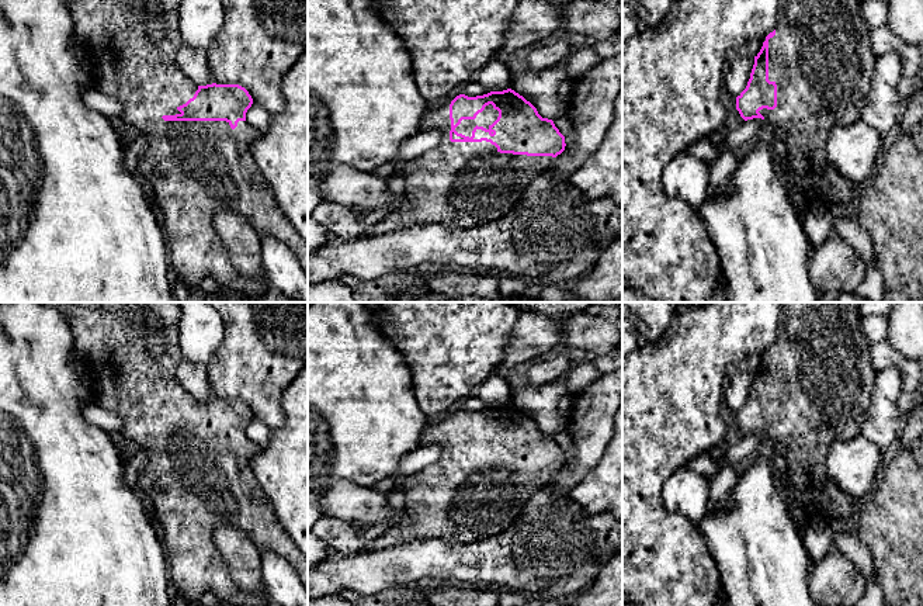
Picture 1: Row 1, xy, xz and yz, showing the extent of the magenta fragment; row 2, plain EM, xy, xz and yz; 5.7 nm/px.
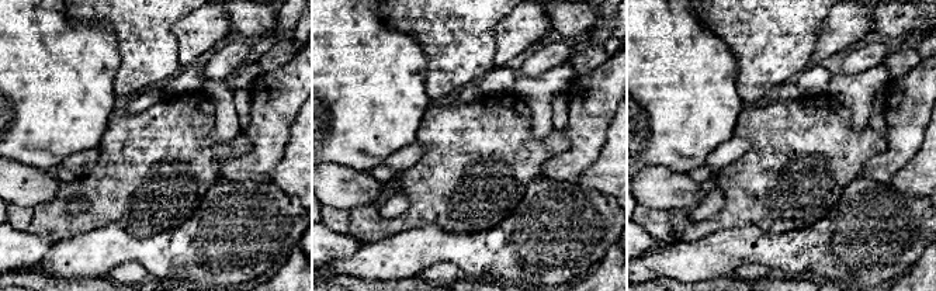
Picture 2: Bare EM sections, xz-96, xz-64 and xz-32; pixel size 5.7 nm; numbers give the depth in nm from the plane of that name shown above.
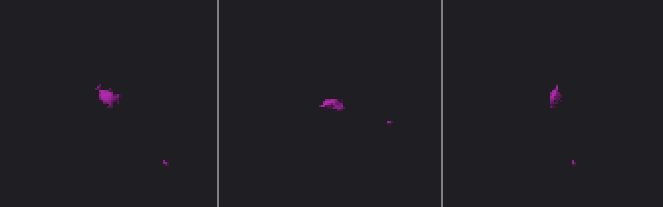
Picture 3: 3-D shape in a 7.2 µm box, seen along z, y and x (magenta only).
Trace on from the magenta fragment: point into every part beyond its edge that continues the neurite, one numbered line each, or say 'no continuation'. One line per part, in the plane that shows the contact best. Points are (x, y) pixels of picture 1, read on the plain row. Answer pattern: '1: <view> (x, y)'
1: xz (460, 499)

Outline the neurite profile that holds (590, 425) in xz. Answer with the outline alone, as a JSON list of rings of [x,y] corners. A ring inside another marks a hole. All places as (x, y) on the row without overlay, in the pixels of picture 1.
[[[622,367],[601,374],[591,385],[573,397],[568,433],[576,458],[554,472],[549,484],[563,495],[590,471],[604,454],[614,433],[614,415],[622,402]]]

